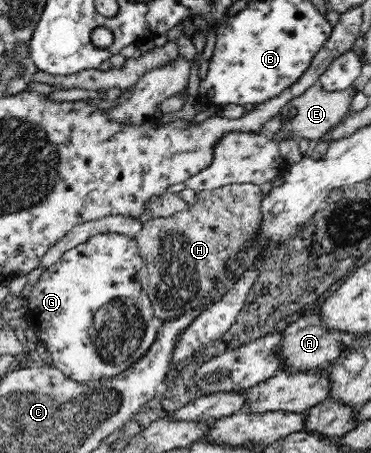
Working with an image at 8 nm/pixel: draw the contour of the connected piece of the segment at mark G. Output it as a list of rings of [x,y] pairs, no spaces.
[[[108,232],[69,249],[41,275],[27,297],[27,323],[52,353],[54,368],[78,383],[96,382],[122,373],[150,349],[160,333],[161,319],[153,314],[151,299],[137,280],[142,265],[135,238]]]

